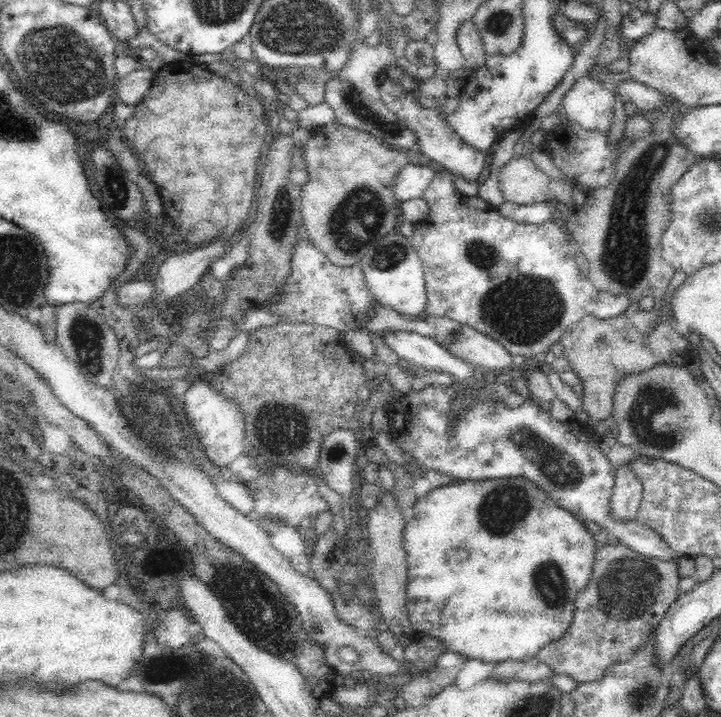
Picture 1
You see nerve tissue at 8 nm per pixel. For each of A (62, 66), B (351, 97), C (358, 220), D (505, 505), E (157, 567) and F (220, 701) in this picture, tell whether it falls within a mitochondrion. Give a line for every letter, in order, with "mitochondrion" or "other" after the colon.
A: mitochondrion
B: mitochondrion
C: mitochondrion
D: mitochondrion
E: other
F: mitochondrion

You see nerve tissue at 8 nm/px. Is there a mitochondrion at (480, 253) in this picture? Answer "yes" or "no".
yes

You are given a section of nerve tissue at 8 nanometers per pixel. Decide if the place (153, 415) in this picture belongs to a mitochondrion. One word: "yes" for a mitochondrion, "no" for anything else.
yes

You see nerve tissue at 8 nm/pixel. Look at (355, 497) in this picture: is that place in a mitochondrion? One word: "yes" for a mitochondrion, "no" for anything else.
no

